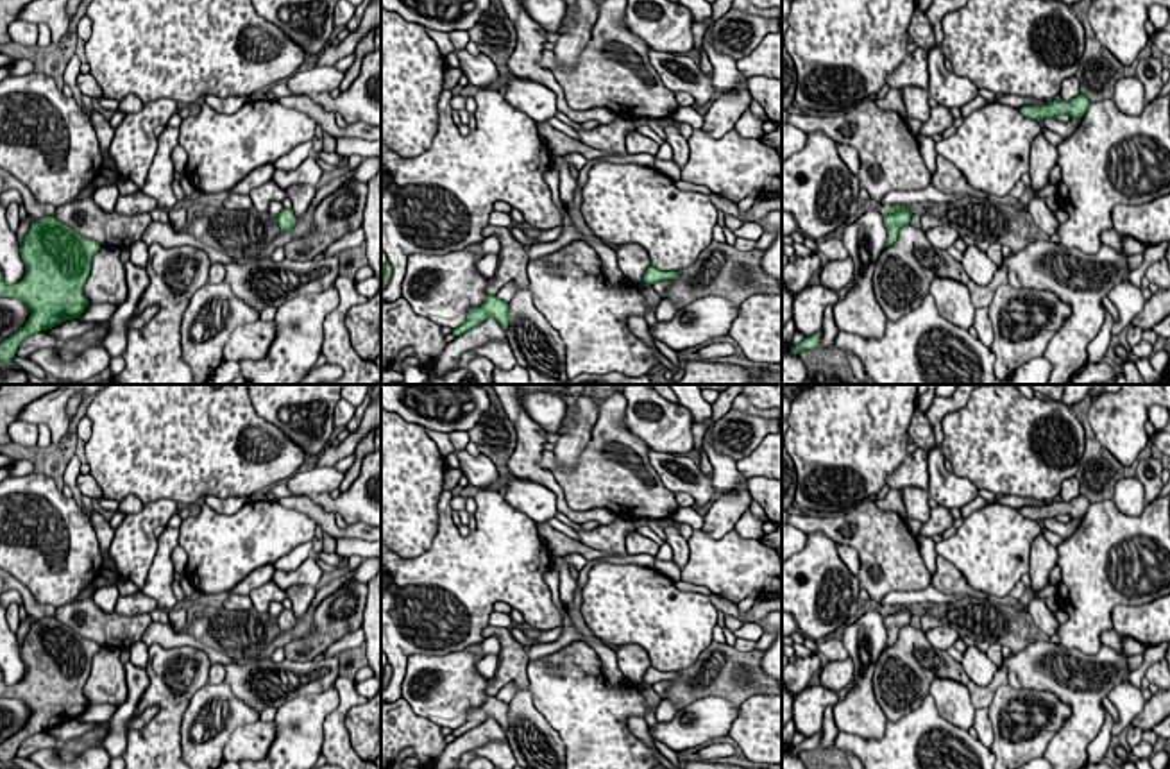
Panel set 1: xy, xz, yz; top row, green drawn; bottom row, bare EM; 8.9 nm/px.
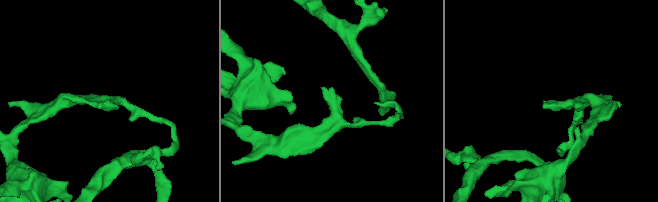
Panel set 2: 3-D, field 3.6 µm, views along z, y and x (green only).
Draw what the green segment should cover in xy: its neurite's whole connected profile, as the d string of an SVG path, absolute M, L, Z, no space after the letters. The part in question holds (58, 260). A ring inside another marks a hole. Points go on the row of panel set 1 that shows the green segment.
M55 216L30 224L20 249L27 266L25 277L16 284L5 284L0 272L0 297L20 299L30 309L25 325L0 342L2 363L14 358L27 336L79 318L86 311L89 300L82 288L98 249L97 241Z

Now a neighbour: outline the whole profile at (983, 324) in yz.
M977 308L975 317L973 317L973 327L977 331L977 338L991 347L995 342L995 331L993 331L993 322L989 318L988 308Z

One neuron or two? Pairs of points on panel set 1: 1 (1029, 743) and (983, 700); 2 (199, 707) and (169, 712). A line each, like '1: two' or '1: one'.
1: two
2: two

